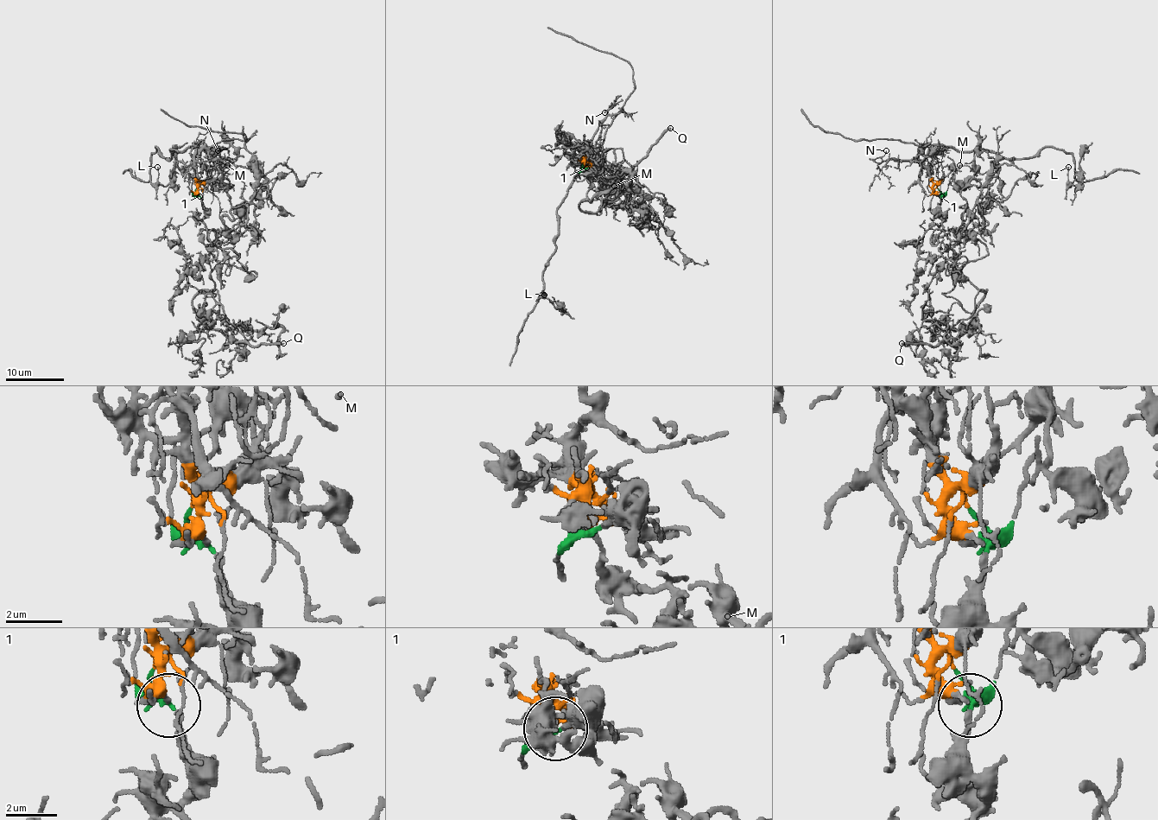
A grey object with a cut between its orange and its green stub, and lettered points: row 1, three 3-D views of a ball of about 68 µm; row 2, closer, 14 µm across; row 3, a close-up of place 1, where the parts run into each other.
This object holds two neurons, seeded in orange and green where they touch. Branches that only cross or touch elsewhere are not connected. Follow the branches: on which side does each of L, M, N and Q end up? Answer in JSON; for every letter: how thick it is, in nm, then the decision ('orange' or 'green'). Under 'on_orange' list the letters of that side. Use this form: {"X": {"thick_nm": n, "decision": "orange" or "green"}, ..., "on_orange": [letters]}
{"L": {"thick_nm": 130, "decision": "orange"}, "M": {"thick_nm": 130, "decision": "green"}, "N": {"thick_nm": 120, "decision": "orange"}, "Q": {"thick_nm": 300, "decision": "green"}, "on_orange": ["L", "N"]}

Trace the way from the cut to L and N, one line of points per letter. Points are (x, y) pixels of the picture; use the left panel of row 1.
L: (196, 188), (192, 148), (169, 150), (171, 158), (155, 148), (150, 158), (152, 182), (158, 178), (158, 167)
N: (196, 188), (196, 163), (220, 161), (222, 158), (218, 150)

